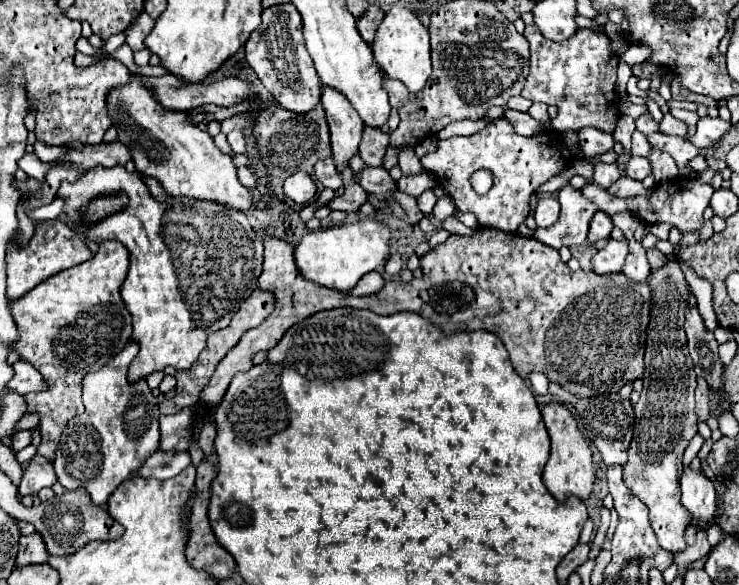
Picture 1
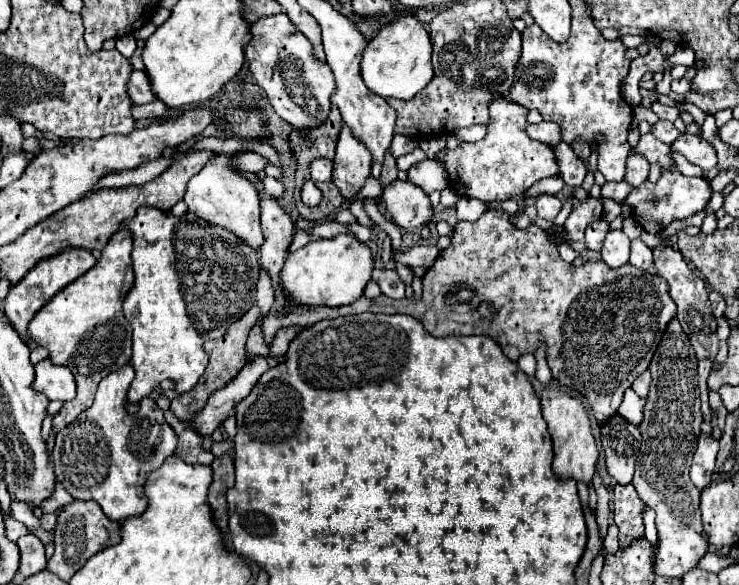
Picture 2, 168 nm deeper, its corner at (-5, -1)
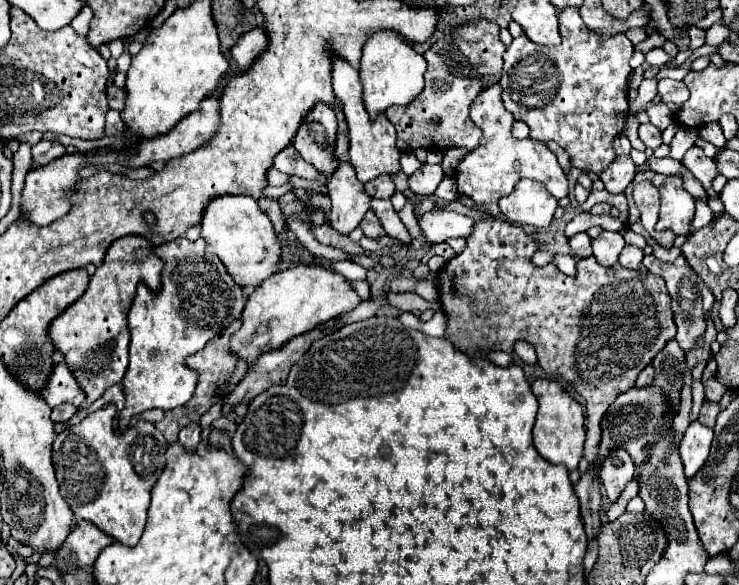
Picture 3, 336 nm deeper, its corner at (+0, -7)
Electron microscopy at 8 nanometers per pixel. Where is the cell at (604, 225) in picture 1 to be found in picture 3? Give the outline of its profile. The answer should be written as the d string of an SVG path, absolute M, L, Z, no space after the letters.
M578 233L570 239L570 247L574 249L574 253L578 257L590 257L592 255L592 239L588 237L588 233Z

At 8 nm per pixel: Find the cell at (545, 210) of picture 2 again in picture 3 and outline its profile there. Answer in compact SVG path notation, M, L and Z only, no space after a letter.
M522 179L514 187L514 193L498 201L500 211L512 223L546 227L554 219L558 201L546 193L546 187L538 181Z

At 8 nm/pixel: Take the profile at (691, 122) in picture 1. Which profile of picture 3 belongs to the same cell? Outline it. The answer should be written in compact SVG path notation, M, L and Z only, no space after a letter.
M680 126L670 143L670 153L668 157L681 161L684 154L697 139L697 131L693 128Z

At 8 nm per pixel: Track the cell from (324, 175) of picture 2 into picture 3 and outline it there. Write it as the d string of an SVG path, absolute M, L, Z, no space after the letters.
M288 145L286 149L282 149L282 153L278 153L274 157L274 167L282 173L288 173L288 175L298 175L298 177L304 177L308 181L318 181L322 185L326 185L326 175L318 173L312 169L312 165L308 161L304 161L300 157L300 153Z

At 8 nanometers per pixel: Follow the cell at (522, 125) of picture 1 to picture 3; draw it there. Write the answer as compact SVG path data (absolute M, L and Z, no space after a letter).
M546 141L546 147L558 157L558 163L560 163L560 167L568 173L570 171L570 161L568 161L568 153L558 145L558 143L554 143L554 141Z

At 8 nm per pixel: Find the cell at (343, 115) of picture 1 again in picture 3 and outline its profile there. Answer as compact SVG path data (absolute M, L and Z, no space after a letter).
M340 161L326 187L332 199L332 227L340 233L350 233L358 227L364 213L370 209L372 197L366 193L364 183L358 181L354 173L354 165L350 165L348 161Z

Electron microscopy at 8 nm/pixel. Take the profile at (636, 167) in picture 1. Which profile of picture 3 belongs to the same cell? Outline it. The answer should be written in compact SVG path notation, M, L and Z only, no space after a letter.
M620 155L616 157L616 161L600 175L600 179L604 181L606 189L610 193L624 193L624 189L632 183L636 175L636 165L632 161L630 155Z

